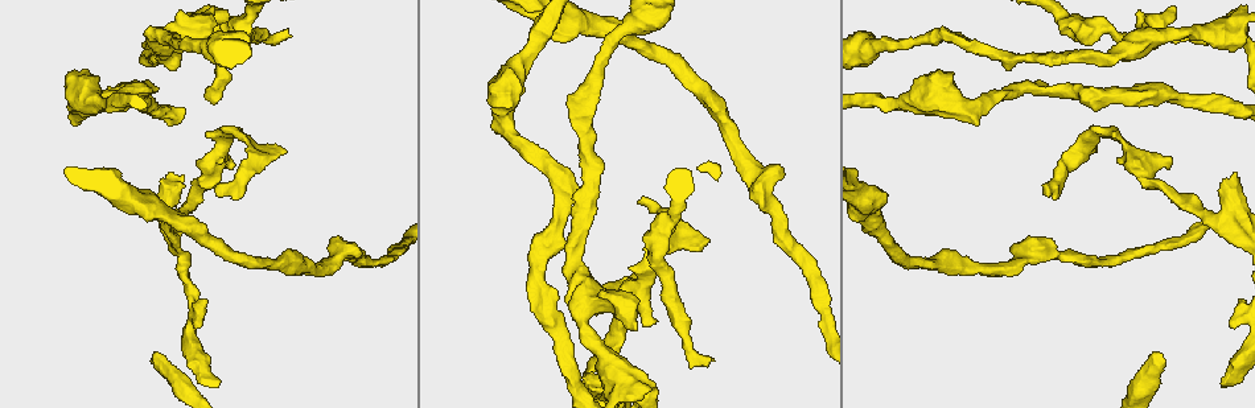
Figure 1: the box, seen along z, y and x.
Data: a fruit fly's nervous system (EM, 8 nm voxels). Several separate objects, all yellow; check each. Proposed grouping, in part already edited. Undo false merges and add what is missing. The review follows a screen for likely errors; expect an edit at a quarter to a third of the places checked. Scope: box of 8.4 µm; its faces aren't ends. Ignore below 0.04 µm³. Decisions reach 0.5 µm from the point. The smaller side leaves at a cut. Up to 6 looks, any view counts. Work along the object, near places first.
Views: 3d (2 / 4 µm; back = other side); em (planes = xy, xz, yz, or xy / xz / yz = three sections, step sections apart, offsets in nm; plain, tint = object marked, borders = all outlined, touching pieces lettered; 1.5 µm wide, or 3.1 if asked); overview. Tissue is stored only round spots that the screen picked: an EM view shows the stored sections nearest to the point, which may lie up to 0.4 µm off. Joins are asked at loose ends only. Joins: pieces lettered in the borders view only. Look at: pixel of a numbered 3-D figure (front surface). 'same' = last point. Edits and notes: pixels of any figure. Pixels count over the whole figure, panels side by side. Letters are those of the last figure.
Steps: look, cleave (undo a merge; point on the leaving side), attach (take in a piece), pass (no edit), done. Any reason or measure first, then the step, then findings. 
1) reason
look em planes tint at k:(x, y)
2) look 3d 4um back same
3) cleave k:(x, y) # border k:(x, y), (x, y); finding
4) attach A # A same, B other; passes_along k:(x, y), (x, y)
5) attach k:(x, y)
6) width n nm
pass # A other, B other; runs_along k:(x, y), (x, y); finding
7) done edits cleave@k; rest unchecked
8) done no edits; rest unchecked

an open end
look 3d 2um at 1:(157, 354)

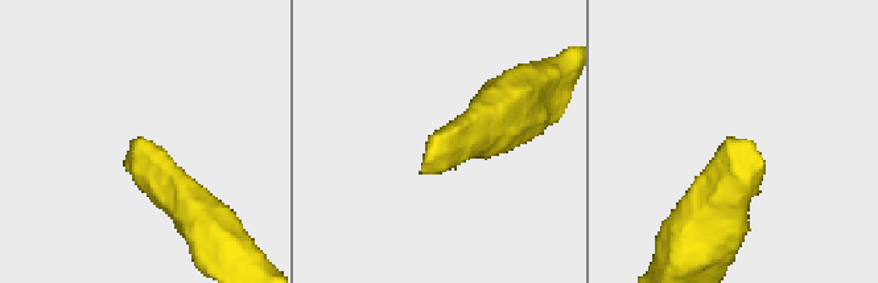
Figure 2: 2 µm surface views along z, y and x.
look em planes borders at 2:(139, 136)

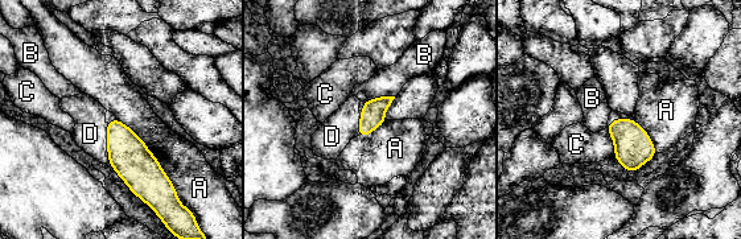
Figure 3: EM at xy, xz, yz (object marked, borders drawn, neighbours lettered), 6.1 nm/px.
attach D # A other, B other, C other, D same; the cell continues

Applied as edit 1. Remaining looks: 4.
branch stops here
look em planes borders at 1:(1242, 299)

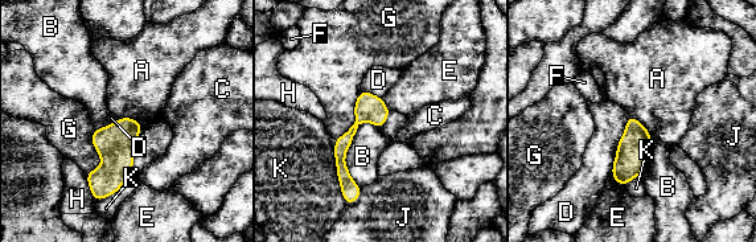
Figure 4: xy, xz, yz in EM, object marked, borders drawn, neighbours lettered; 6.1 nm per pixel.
longest_contact B 420 nm
pass # A other, B other, C other, D other, E other, F other, G other, H other, J other, K other; border 4:(629, 114), (650, 135); none of them fits

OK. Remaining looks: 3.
redraw
look overview

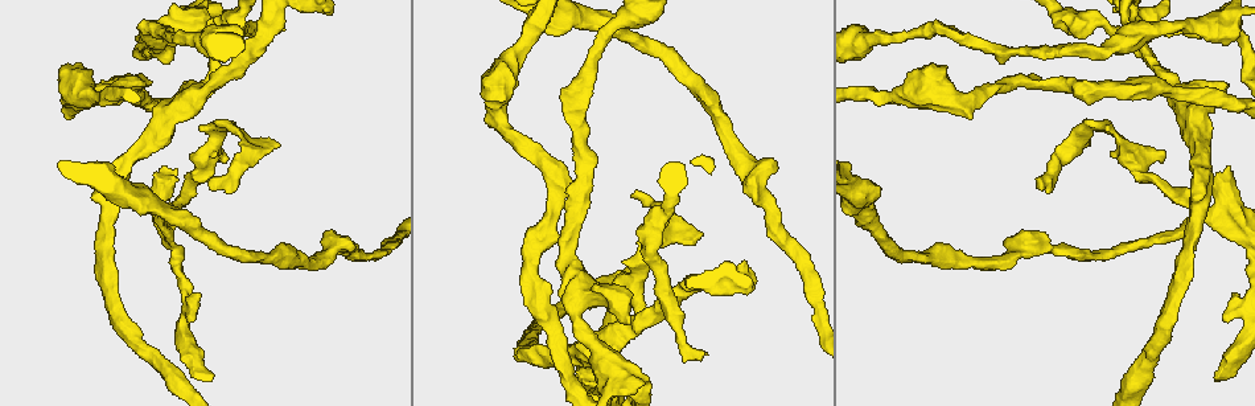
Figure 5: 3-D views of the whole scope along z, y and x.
look 3d 2um at 5:(568, 255)

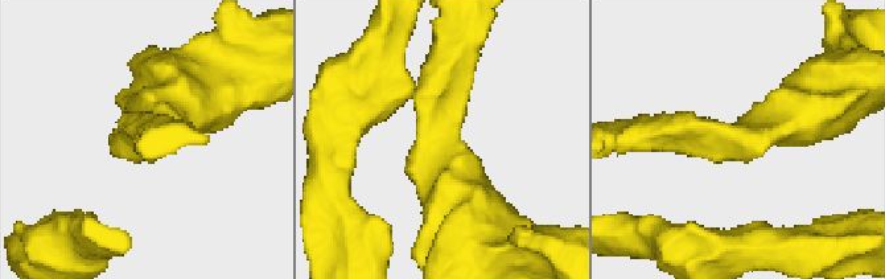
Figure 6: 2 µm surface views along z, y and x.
look em planes borders at 6:(740, 137)

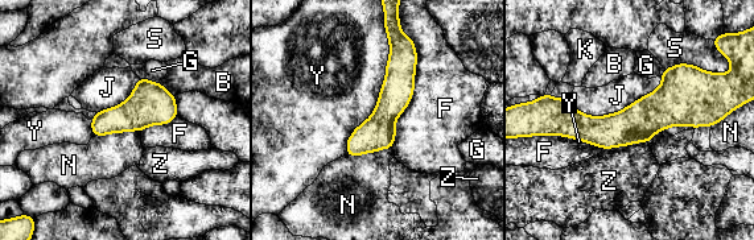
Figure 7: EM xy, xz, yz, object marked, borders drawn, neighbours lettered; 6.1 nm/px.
longest_contact Y 800 nm
pass # B other, F other, G other, J other, K other, N other, S other, Y other, Z other; runs_along 7:(553, 110), (576, 125), (709, 123); all the same cell

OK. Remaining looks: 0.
done edits attach@3; rest unchecked

